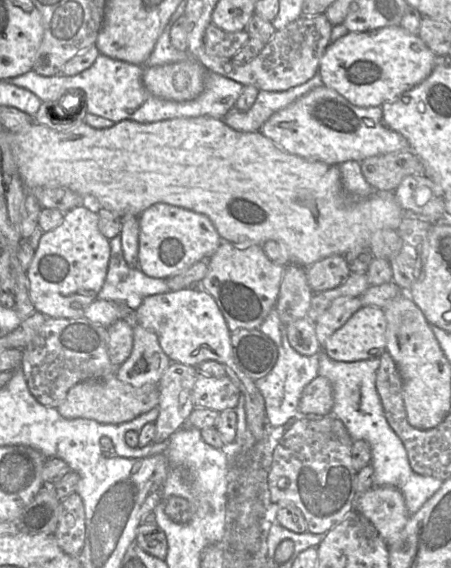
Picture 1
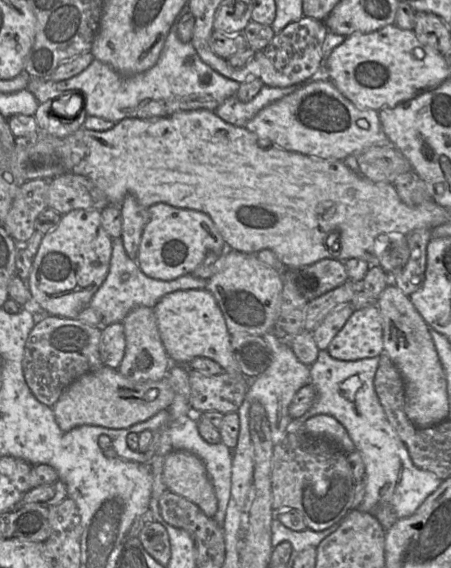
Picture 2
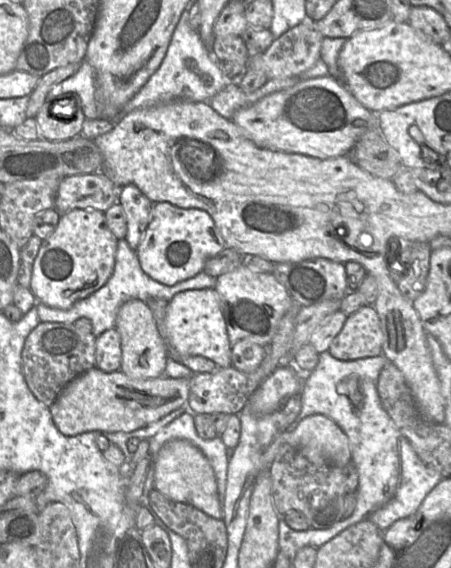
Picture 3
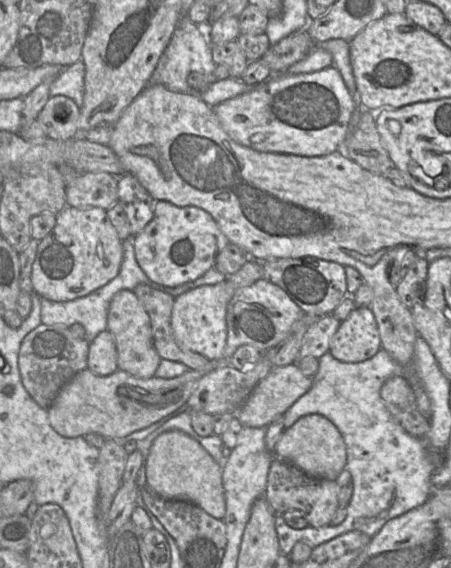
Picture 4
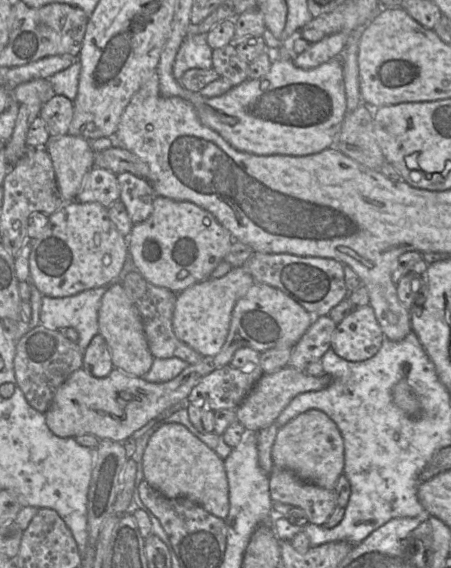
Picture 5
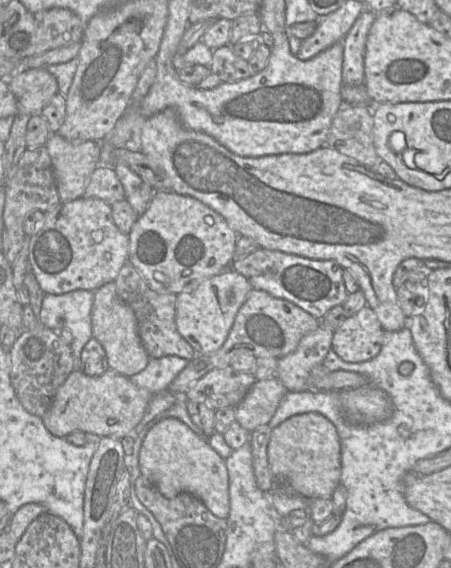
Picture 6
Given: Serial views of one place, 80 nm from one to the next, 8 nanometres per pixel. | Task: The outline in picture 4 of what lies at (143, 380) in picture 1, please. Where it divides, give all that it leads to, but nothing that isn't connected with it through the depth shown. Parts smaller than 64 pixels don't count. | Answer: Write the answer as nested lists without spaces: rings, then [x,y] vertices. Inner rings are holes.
[[[123,289],[113,296],[108,309],[107,330],[111,332],[116,342],[119,370],[137,378],[153,377],[161,357],[154,346],[149,315],[132,290]]]

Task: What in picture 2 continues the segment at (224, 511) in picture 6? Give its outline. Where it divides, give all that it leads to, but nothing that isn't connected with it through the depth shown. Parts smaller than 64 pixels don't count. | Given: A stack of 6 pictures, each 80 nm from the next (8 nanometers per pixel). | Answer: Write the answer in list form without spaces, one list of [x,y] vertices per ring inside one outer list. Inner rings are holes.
[[[175,450],[164,459],[163,481],[167,490],[199,507],[207,516],[217,512],[213,484],[203,461],[187,450]]]

